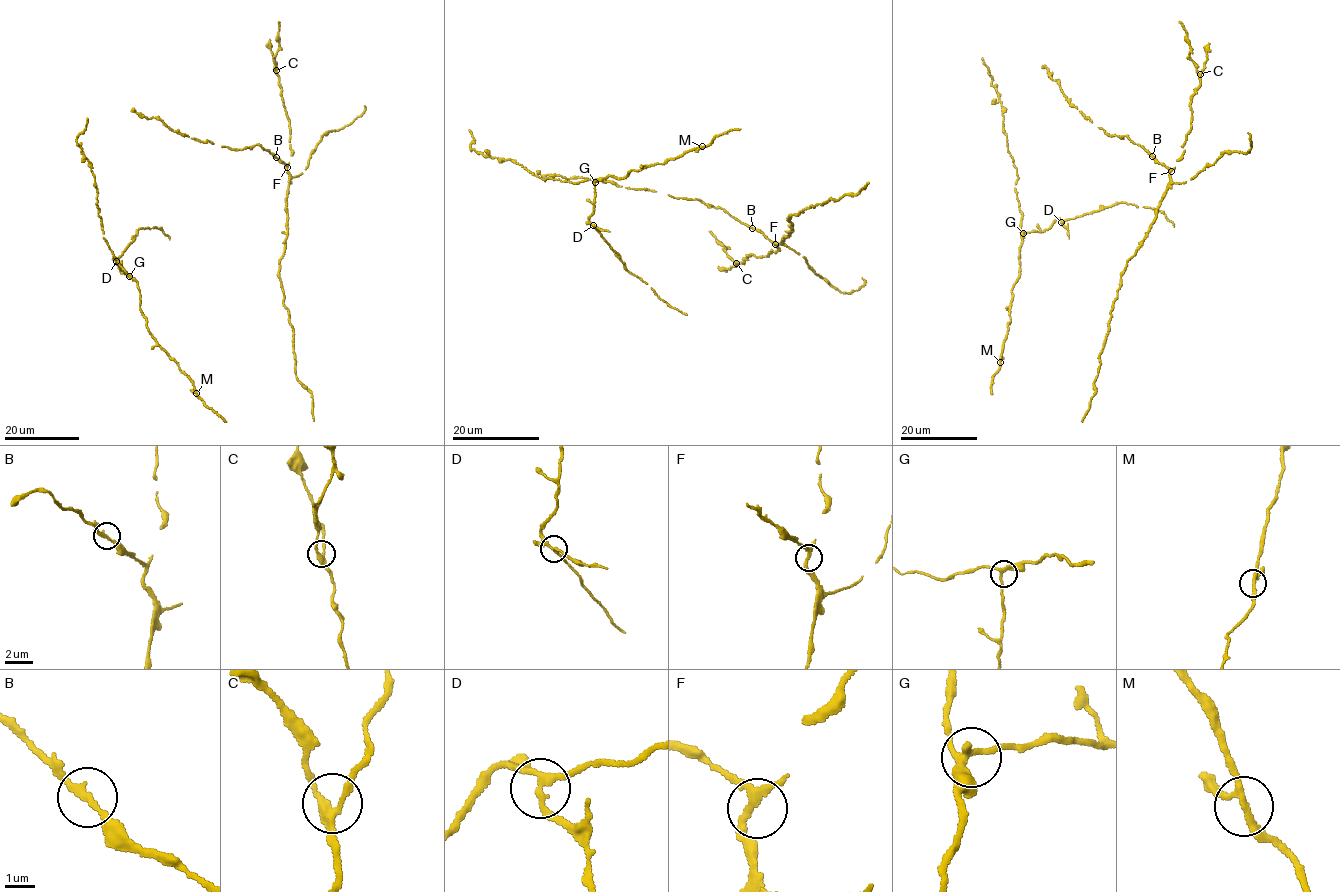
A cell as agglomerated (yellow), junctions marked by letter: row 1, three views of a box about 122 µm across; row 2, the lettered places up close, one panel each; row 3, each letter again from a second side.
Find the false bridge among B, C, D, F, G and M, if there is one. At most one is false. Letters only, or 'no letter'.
D

